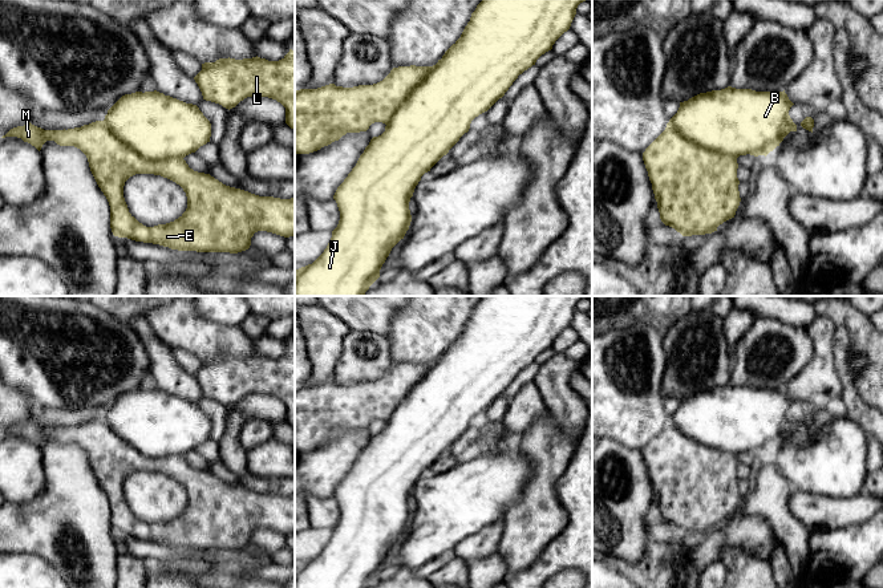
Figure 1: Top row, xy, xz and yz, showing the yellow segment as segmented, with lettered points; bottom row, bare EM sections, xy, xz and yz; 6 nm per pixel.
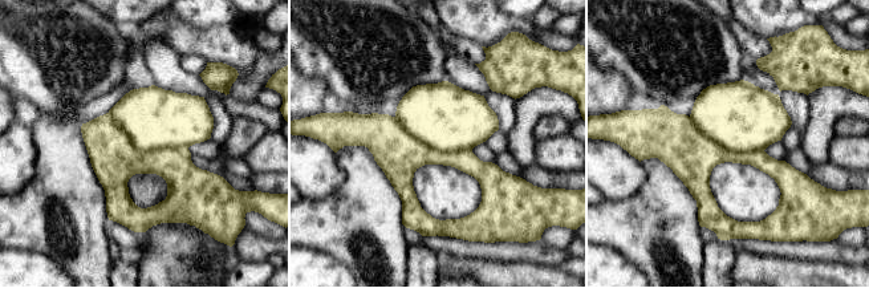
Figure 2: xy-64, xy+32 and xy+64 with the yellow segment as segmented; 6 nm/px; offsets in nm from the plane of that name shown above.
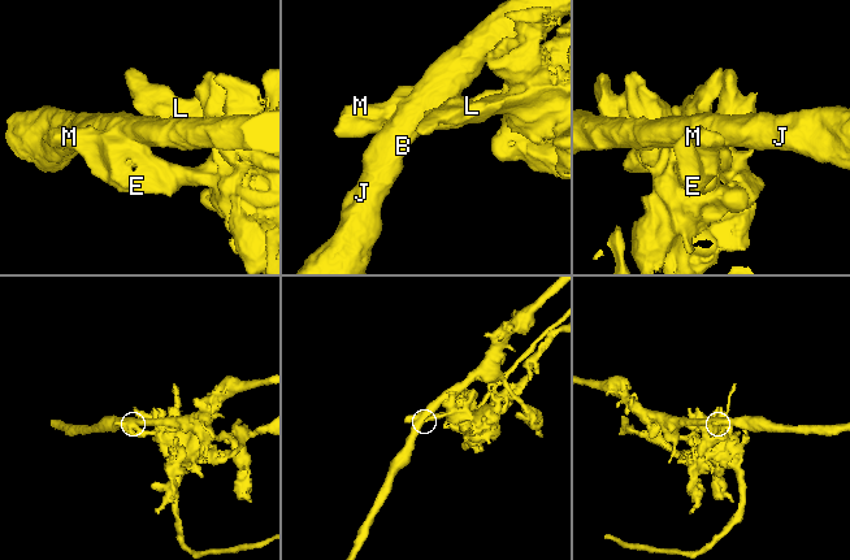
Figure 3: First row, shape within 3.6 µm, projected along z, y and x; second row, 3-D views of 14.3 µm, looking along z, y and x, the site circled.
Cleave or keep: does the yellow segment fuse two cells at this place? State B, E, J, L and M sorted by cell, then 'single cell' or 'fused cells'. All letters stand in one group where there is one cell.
B J / E L M; fused cells

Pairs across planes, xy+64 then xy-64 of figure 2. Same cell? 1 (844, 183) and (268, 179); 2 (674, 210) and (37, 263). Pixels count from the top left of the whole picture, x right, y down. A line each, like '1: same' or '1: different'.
1: same
2: different

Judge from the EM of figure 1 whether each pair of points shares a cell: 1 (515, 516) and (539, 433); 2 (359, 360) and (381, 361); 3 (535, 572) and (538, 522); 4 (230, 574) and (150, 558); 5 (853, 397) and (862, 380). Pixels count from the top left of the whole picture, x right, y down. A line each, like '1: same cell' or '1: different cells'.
1: same cell
2: same cell
3: different cells
4: different cells
5: different cells

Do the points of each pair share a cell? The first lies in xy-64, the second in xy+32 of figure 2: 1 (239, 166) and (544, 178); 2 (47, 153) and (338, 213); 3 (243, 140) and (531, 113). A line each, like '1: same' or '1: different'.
1: different
2: same
3: different

